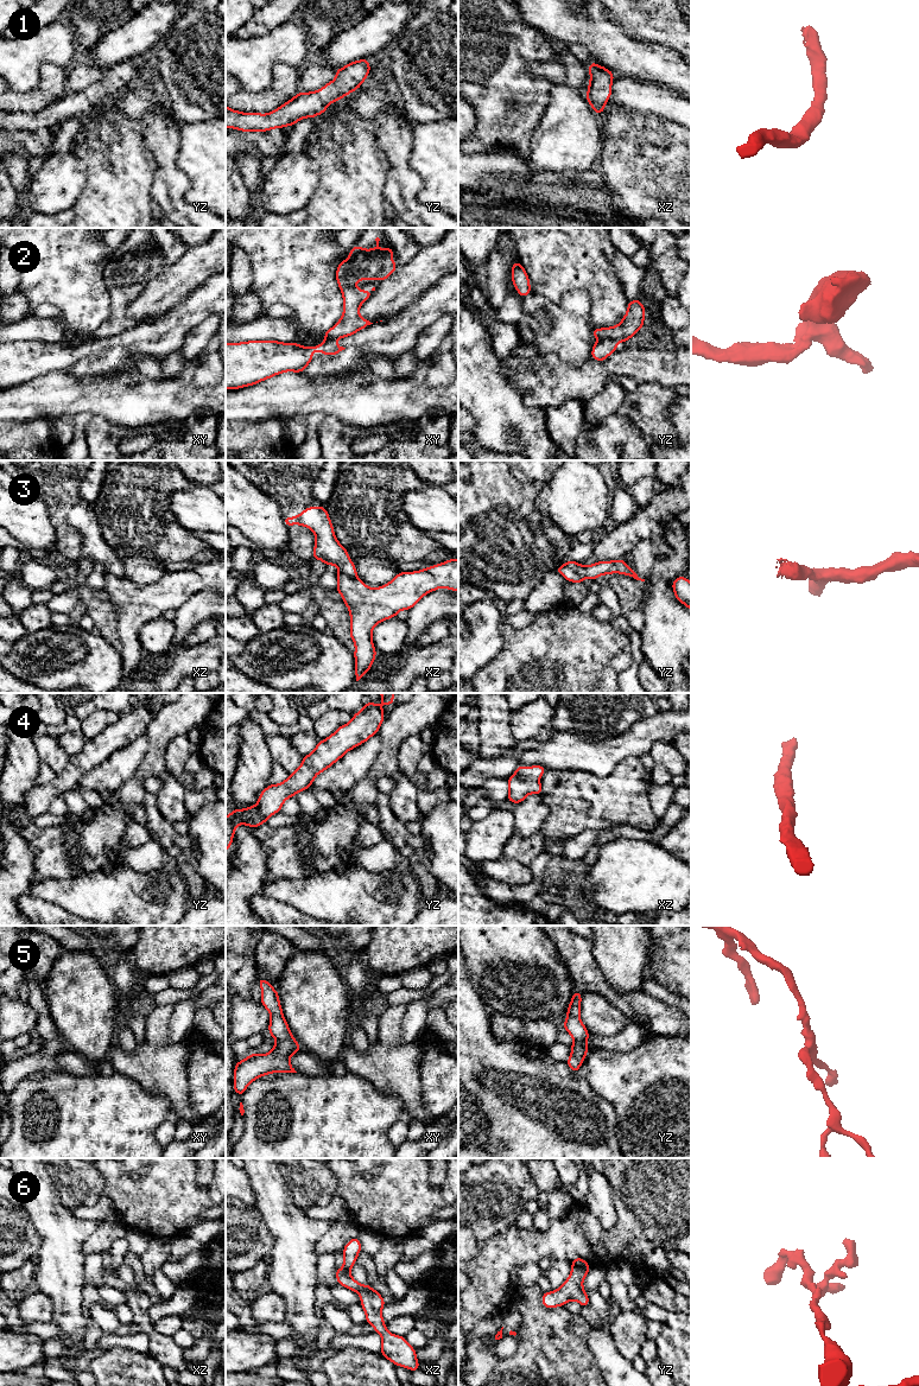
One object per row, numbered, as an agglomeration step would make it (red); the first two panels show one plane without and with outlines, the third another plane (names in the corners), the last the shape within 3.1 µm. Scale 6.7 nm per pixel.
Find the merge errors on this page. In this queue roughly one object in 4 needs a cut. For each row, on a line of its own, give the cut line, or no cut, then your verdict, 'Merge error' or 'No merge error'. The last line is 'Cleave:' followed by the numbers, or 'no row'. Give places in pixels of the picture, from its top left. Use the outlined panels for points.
1: No split. No merge error
2: Split along yz (599, 339), (613, 339), (615, 342). Merge error
3: No split. No merge error
4: No split. No merge error
5: No split. No merge error
6: No split. No merge error
Cleave: 2

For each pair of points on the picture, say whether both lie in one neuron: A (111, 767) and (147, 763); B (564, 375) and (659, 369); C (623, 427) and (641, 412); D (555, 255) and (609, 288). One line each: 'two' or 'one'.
A: two
B: one
C: two
D: one

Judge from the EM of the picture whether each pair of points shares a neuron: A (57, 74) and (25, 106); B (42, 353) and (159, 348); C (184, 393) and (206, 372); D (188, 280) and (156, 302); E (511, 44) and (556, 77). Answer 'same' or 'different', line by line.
A: same
B: same
C: different
D: same
E: different

